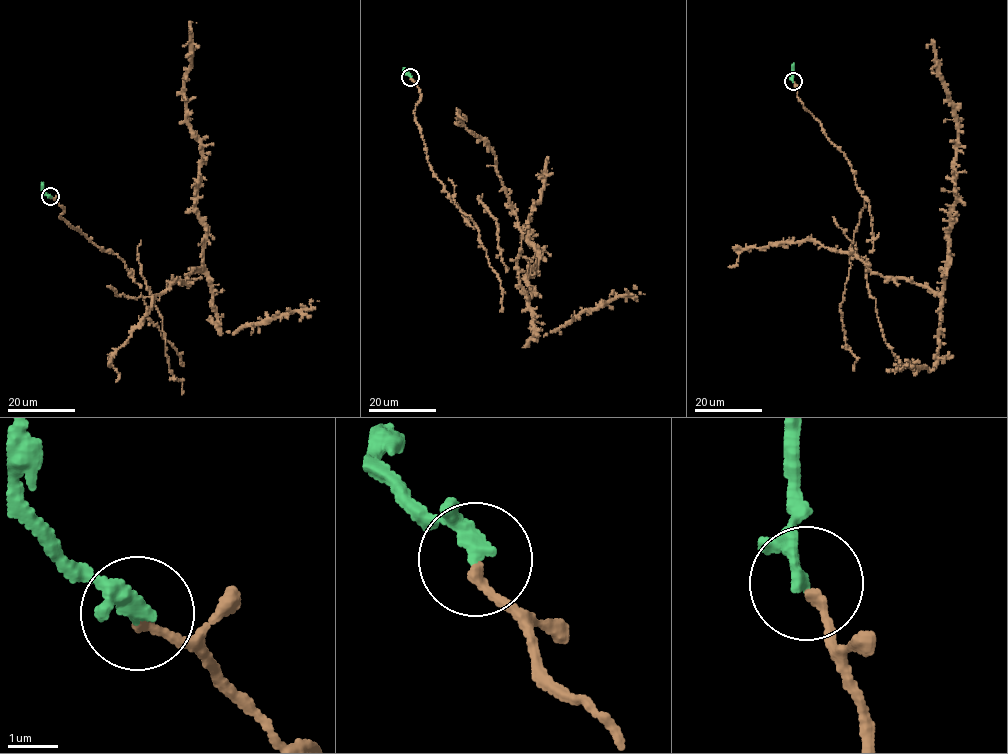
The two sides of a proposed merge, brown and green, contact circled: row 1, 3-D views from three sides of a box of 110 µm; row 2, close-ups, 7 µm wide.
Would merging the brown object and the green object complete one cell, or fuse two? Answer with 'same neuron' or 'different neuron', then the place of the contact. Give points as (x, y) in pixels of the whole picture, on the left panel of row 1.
different neuron; at (50, 196)

